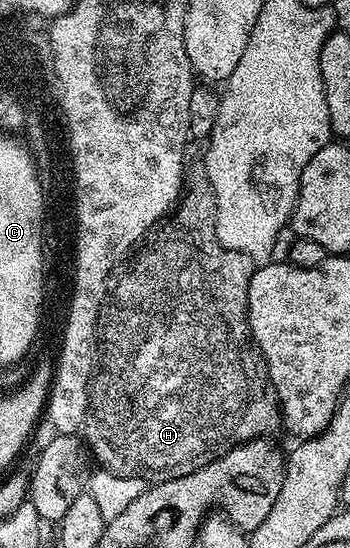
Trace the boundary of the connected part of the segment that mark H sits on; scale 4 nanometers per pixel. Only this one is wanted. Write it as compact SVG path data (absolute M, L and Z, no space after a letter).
M205 164L192 165L185 170L182 191L174 208L146 232L146 236L138 242L133 252L115 268L112 274L113 280L107 284L102 298L102 315L98 319L100 330L98 374L95 375L94 382L90 381L88 385L84 441L93 460L116 477L140 477L146 483L171 481L180 479L184 475L192 475L192 471L200 471L205 465L212 464L217 457L223 457L229 449L235 449L245 441L254 441L258 437L269 438L274 435L270 433L280 429L282 419L282 410L278 408L278 396L274 384L271 383L270 375L266 372L266 363L258 352L257 345L254 344L254 334L250 332L248 283L254 274L256 262L248 255L226 249L218 242L216 191L208 179Z

